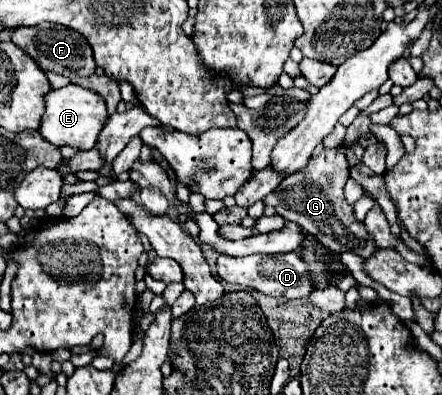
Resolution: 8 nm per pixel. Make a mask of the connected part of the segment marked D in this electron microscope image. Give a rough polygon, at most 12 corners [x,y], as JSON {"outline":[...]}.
{"outline":[[296,253],[220,255],[220,279],[276,299],[314,291]]}

